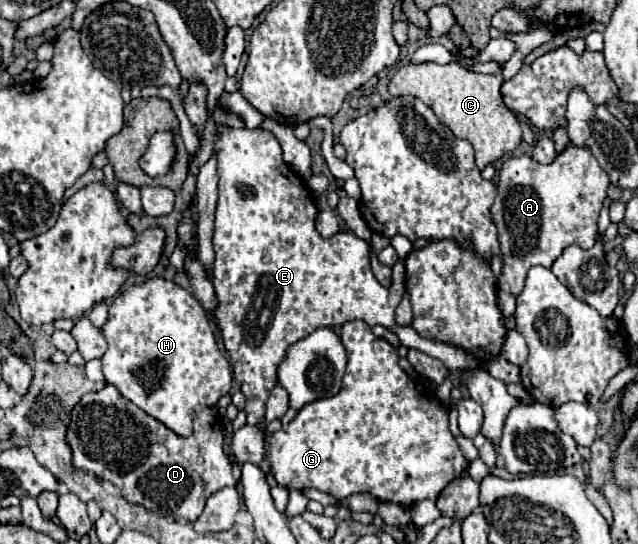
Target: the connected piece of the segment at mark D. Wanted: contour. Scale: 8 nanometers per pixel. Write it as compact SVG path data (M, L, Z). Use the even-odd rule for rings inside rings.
M106 385L102 391L86 393L76 403L66 427L66 443L72 449L76 469L114 483L130 503L190 523L200 517L210 495L236 485L230 459L224 453L222 423L212 407L196 415L196 429L190 437L180 437L124 399L116 387Z

